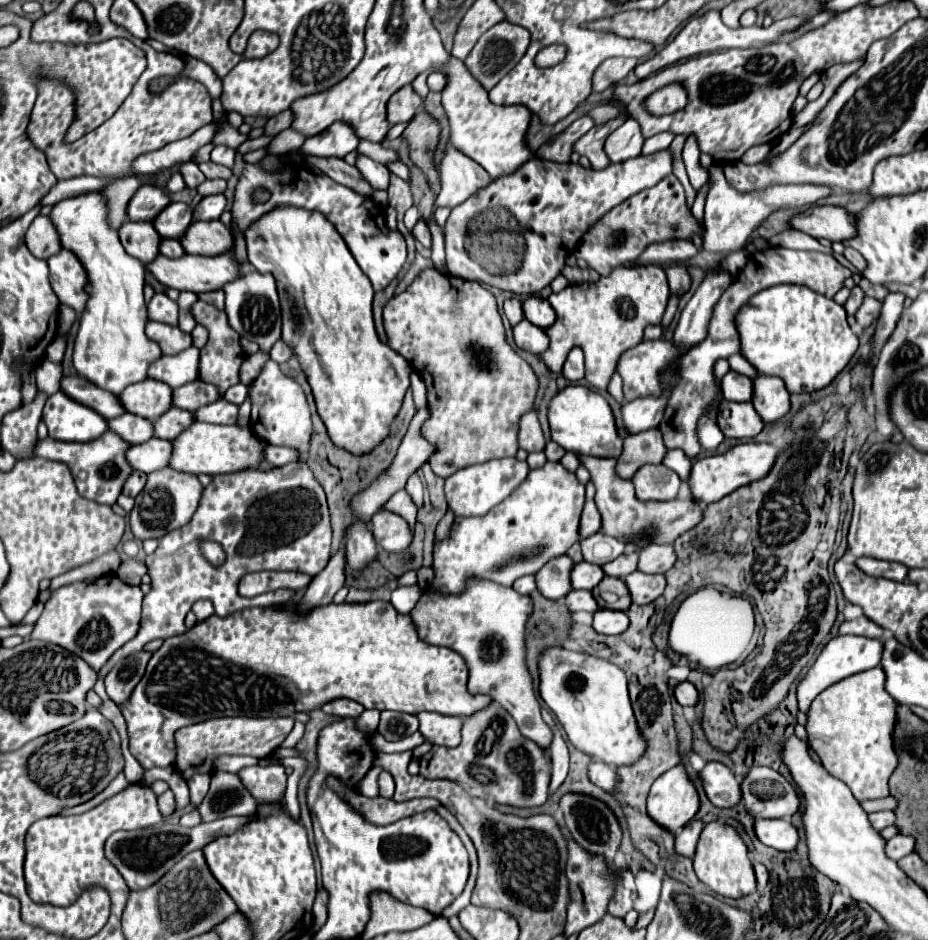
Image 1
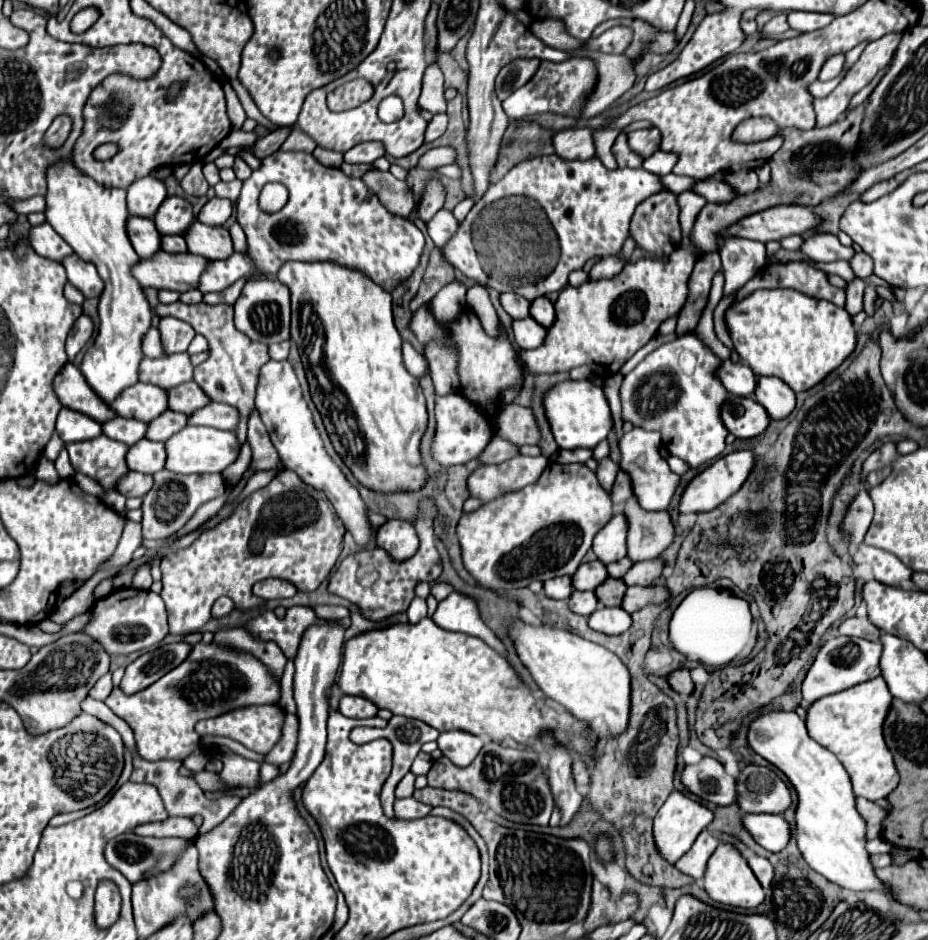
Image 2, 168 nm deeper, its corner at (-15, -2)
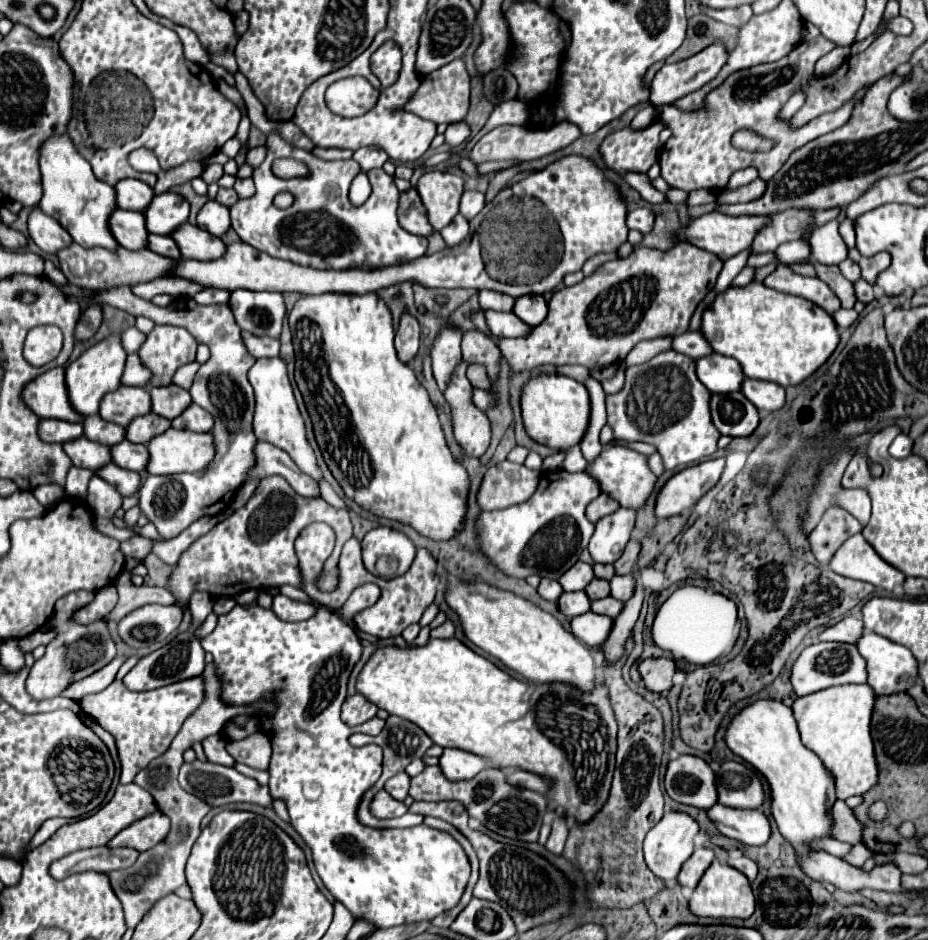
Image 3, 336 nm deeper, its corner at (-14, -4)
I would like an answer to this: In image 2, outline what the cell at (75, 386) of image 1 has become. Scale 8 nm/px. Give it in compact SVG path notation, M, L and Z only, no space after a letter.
M67 362L63 370L55 378L55 394L59 396L61 404L83 412L91 416L97 422L109 422L111 418L117 418L117 412L111 410L109 404L105 404L93 390L87 386L87 380L83 380L83 374L77 366Z

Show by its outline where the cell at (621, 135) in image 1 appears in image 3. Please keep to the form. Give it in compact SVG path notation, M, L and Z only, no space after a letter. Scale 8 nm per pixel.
M646 106L646 108L642 108L642 110L634 116L634 120L632 120L630 126L632 126L634 130L640 130L640 128L650 126L652 120L654 120L654 106Z

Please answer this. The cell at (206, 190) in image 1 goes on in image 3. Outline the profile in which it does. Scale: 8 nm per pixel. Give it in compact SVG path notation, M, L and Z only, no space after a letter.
M220 188L218 194L216 194L216 200L218 200L220 204L224 204L224 206L230 208L232 204L238 202L238 194L236 194L234 188Z

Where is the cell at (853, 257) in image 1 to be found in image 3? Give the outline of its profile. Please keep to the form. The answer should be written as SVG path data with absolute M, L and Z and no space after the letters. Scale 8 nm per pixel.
M850 258L842 260L842 262L838 264L838 268L840 268L840 272L842 272L850 282L854 282L854 280L860 278L860 266L858 266L856 262L852 262Z

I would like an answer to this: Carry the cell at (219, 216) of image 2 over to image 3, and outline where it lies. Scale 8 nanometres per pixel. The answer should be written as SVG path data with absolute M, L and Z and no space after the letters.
M208 200L198 212L198 226L214 236L224 236L230 228L230 212L216 200Z

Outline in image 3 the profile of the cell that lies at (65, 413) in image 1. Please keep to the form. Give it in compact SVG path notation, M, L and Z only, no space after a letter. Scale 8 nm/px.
M40 420L38 424L38 436L44 442L52 444L64 444L68 440L76 440L82 436L82 424L80 422L64 422L64 420Z

